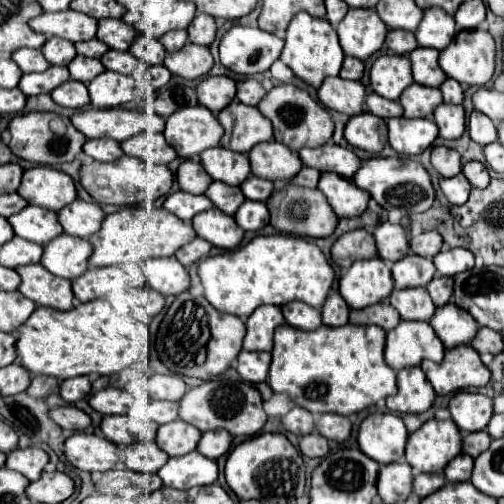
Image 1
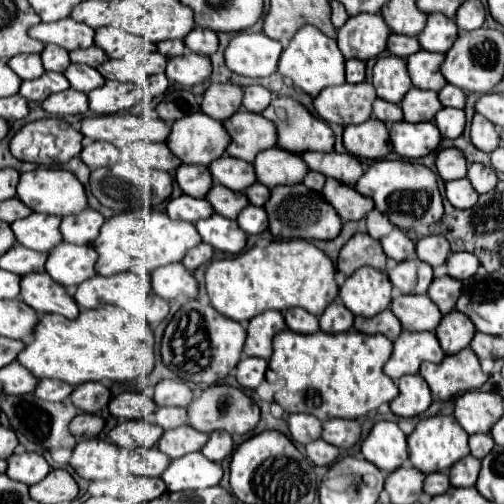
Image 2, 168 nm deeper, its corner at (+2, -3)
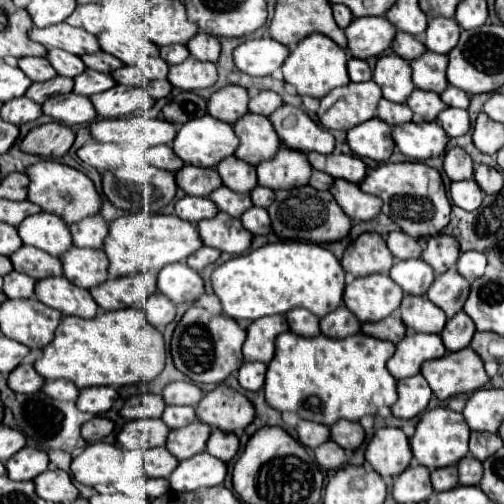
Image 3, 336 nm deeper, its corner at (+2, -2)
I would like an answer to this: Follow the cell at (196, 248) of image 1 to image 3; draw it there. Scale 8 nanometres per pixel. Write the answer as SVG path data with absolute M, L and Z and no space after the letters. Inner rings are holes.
M202 246L198 252L194 252L192 256L188 256L186 264L188 264L190 268L194 268L196 272L200 272L200 270L202 270L202 268L206 268L208 264L216 262L216 260L218 260L218 256L220 256L220 252L218 252L216 248L208 248L208 246Z

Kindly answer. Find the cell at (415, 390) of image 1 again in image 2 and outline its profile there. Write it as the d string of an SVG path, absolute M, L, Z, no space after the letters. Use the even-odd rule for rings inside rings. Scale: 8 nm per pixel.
M404 375L398 379L400 395L390 401L390 409L398 417L416 417L424 413L430 403L430 387L420 375Z

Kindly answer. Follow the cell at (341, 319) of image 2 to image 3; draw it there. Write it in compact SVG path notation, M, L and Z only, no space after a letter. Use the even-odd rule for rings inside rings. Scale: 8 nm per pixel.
M346 306L336 308L320 320L320 334L328 338L346 338L356 332L360 332L360 322L356 320L356 316L352 316Z

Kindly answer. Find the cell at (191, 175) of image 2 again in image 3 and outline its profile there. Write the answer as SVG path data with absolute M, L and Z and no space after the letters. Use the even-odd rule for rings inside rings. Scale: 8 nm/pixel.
M184 166L176 172L176 184L192 196L208 196L218 186L222 186L222 180L214 168L196 168L196 166Z

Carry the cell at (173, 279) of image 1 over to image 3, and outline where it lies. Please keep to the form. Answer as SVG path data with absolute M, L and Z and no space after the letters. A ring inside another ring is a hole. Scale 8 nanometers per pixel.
M176 262L160 270L158 290L174 304L196 302L204 294L204 282L196 270L188 268L184 262Z

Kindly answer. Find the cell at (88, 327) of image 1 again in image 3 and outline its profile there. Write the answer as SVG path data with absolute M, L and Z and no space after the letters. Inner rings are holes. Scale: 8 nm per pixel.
M122 308L100 312L90 320L64 316L56 328L54 340L42 350L42 358L34 368L46 380L72 380L78 388L88 386L126 386L152 382L166 362L166 346L162 334L148 322L140 308Z

